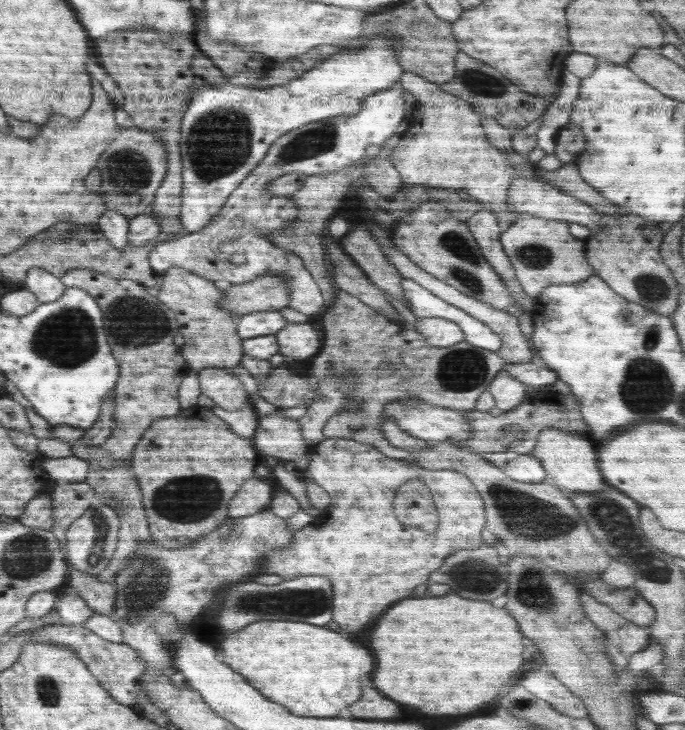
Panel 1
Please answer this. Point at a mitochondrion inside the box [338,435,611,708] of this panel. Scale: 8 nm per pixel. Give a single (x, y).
(522, 516)

